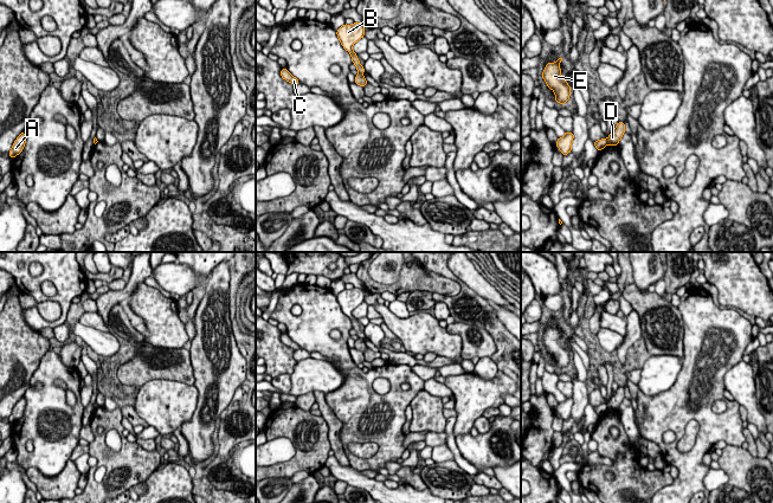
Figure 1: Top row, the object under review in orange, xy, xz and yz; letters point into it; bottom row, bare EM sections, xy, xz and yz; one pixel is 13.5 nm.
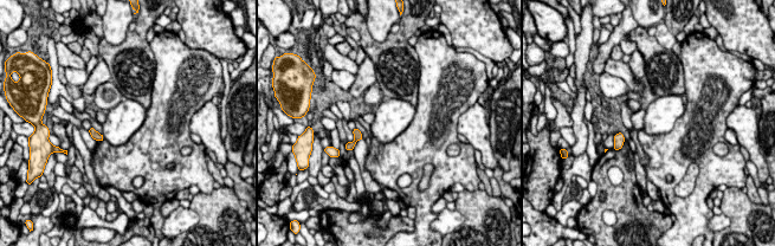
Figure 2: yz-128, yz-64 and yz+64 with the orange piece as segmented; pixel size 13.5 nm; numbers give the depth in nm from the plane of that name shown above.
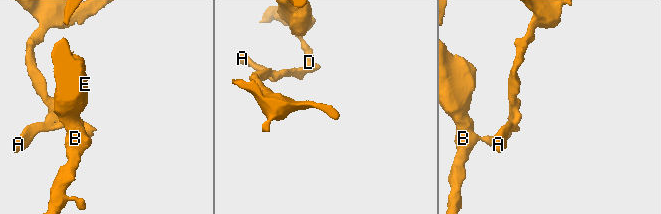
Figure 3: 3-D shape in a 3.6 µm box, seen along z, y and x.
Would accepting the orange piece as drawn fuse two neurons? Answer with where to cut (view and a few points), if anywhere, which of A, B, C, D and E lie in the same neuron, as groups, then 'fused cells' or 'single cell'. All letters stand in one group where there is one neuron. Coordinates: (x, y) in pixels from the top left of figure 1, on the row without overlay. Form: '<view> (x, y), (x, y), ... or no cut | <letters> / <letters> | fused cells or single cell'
yz (606, 404), (607, 408) | A C D / B E | fused cells

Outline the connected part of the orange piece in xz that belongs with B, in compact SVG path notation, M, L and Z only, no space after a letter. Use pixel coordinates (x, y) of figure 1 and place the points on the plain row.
M344 289L336 296L336 299L343 314L350 318L352 327L356 330L356 335L359 336L359 338L363 338L365 333L360 330L360 325L352 312L356 307L365 302L365 289Z

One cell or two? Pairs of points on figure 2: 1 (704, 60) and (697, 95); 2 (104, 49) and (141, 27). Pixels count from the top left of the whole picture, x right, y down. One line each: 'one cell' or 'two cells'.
1: one cell
2: one cell

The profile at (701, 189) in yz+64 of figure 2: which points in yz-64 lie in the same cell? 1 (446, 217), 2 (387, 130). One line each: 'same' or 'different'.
1: different
2: different

